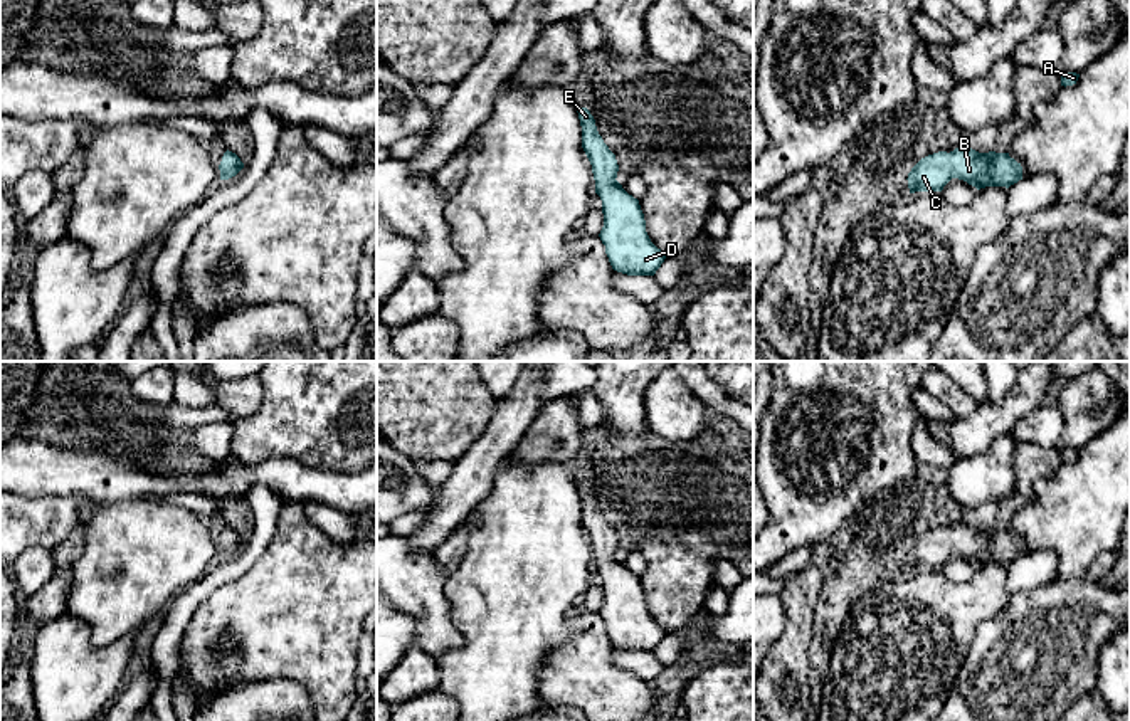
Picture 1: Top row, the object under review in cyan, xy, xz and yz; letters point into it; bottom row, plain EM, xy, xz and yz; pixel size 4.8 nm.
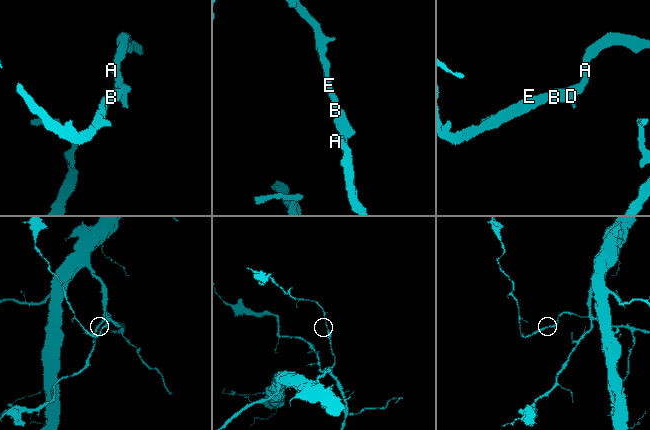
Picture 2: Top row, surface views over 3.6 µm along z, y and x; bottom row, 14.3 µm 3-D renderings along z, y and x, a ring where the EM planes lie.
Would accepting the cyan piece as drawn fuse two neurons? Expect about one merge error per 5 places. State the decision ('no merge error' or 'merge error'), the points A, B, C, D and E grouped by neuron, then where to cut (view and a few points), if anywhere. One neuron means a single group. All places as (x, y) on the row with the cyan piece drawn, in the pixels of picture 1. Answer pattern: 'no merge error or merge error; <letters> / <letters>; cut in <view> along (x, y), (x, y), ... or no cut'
no merge error; A B C D E; no cut

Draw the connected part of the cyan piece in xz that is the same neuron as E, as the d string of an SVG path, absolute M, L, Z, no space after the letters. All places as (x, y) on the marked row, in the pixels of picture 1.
M577 108L582 126L582 148L592 165L595 193L602 200L604 227L599 234L614 271L627 276L654 276L666 259L647 232L639 200L615 180L615 155L597 131L587 108Z

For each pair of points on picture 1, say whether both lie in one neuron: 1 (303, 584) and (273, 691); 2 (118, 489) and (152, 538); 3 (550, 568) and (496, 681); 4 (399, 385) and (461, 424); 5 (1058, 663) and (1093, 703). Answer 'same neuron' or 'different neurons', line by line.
1: different neurons
2: different neurons
3: same neuron
4: same neuron
5: different neurons

